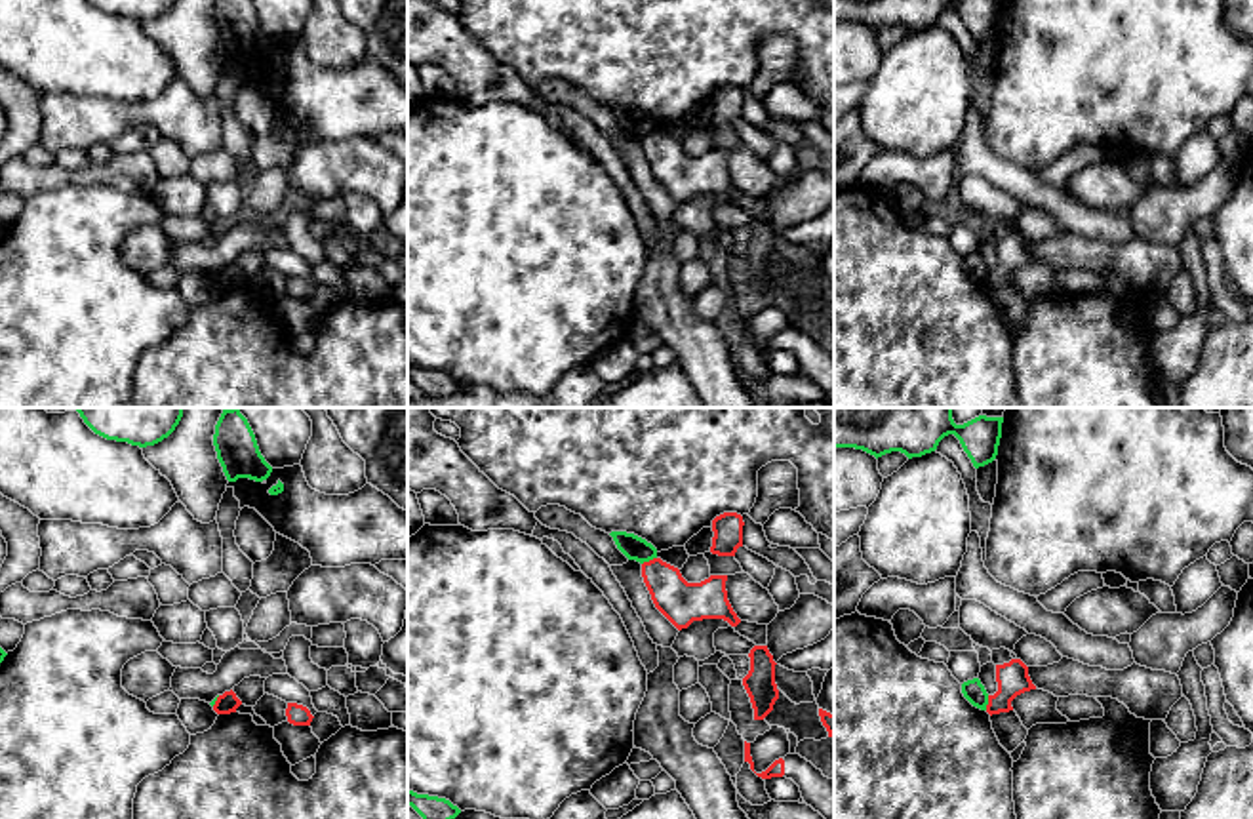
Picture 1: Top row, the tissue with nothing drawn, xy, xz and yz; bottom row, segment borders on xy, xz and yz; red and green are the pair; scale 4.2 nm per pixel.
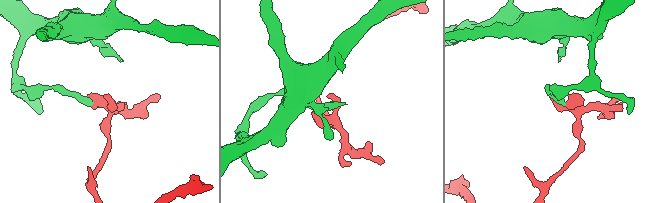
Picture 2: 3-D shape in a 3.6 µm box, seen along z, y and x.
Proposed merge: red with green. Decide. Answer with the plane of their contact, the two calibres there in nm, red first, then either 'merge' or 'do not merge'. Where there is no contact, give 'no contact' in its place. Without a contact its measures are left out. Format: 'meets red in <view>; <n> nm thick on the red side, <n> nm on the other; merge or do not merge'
meets red in xz; 180 nm thick on the red side, 100 nm on the other; do not merge

